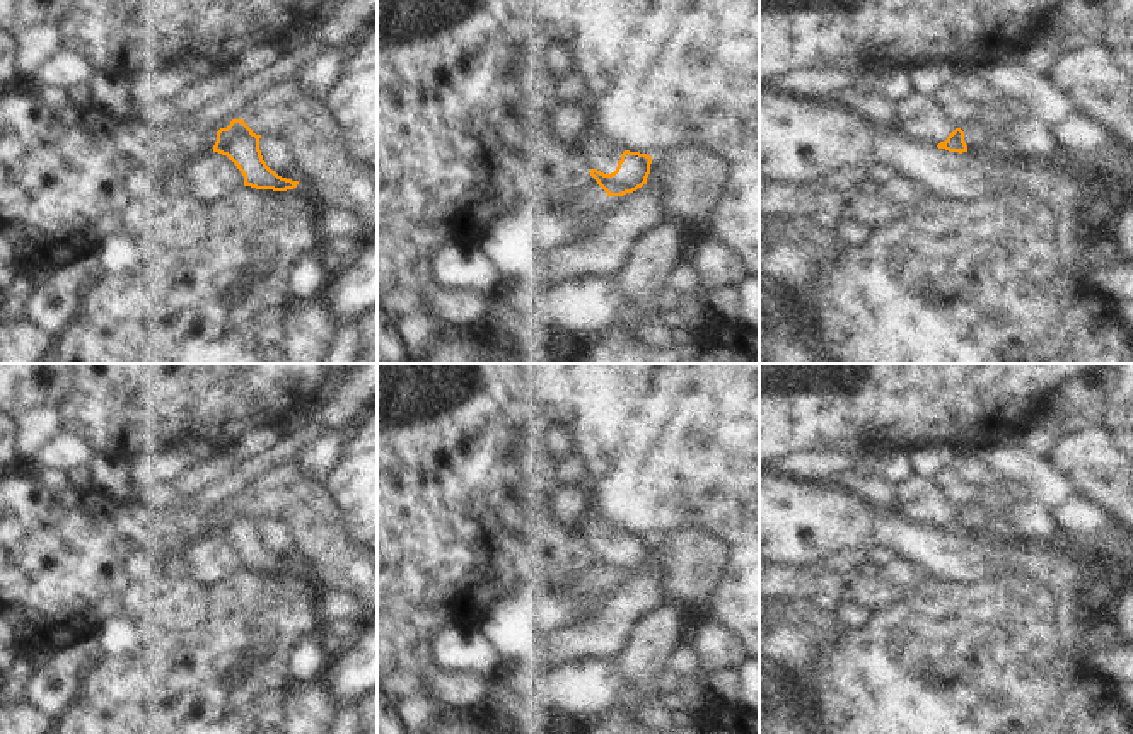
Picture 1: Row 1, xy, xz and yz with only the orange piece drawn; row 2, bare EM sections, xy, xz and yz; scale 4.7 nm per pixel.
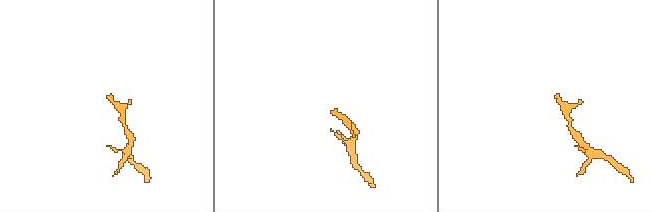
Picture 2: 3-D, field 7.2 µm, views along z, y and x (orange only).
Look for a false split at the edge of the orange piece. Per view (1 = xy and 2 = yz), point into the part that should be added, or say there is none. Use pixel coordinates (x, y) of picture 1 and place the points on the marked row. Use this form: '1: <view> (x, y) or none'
1: none
2: yz (918, 120)

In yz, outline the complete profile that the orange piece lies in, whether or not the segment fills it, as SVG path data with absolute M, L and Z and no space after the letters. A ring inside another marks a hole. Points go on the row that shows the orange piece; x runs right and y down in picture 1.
M906 90L896 101L896 130L911 142L921 142L949 152L967 152L964 131L956 128L935 106L933 97Z

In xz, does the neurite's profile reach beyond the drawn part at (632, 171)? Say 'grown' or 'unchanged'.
grown

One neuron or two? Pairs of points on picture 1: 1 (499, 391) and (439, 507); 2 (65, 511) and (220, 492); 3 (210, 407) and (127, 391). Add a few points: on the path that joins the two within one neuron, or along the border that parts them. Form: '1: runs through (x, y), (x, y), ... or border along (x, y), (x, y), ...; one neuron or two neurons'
1: runs through (470, 420), (453, 437), (454, 465), (442, 478); one neuron
2: runs through (104, 521), (174, 521), (181, 516); one neuron
3: runs through (190, 391), (147, 391); one neuron

